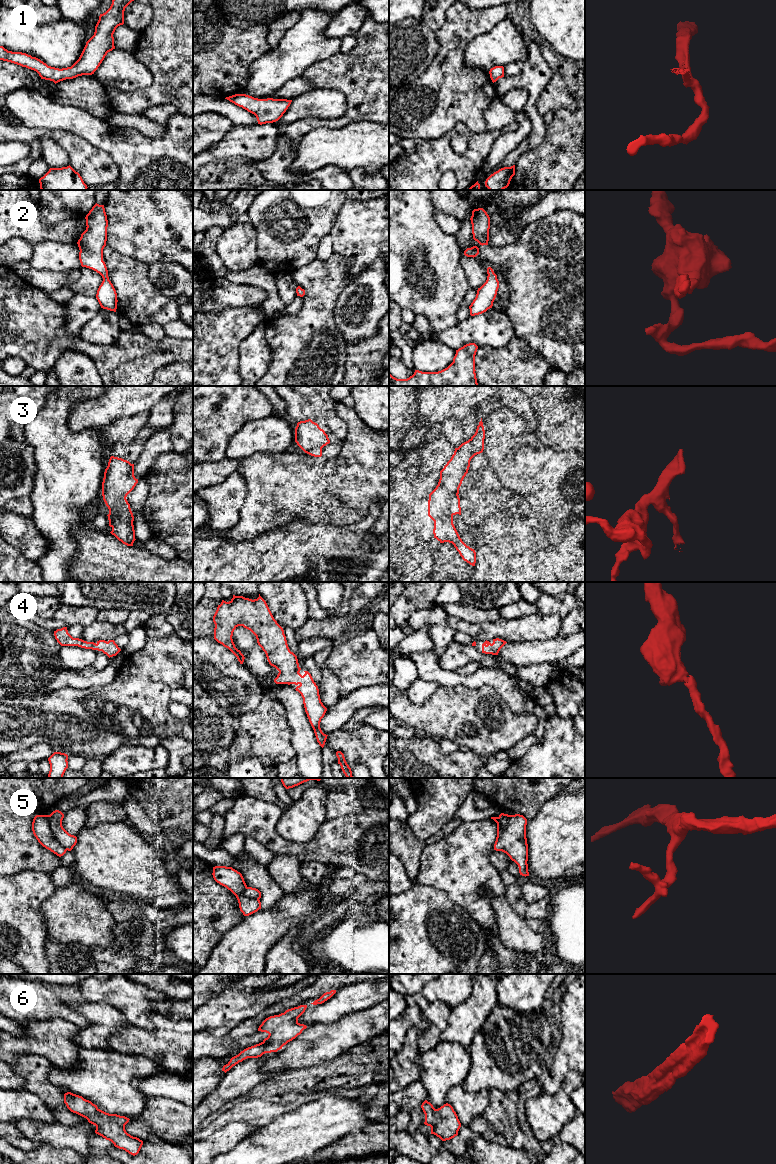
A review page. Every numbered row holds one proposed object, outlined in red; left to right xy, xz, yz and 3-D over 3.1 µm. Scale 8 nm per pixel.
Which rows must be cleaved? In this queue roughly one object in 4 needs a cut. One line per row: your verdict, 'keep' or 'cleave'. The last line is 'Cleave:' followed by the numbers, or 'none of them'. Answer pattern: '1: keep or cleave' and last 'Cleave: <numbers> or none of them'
1: keep
2: keep
3: cleave
4: keep
5: cleave
6: keep
Cleave: 3, 5

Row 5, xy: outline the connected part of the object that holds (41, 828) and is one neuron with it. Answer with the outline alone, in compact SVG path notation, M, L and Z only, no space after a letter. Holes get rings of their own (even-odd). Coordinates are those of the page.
M36 815L32 822L32 831L38 842L57 856L61 857L66 849L53 835L49 823L49 815Z

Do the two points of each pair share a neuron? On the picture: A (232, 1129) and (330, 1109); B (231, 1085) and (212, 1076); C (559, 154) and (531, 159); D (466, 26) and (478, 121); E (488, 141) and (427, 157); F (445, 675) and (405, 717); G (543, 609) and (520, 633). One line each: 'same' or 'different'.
A: different
B: different
C: same
D: same
E: same
F: different
G: different

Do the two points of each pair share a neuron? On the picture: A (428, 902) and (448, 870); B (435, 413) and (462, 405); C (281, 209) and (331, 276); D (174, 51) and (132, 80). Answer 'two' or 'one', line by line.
A: two
B: one
C: two
D: two

